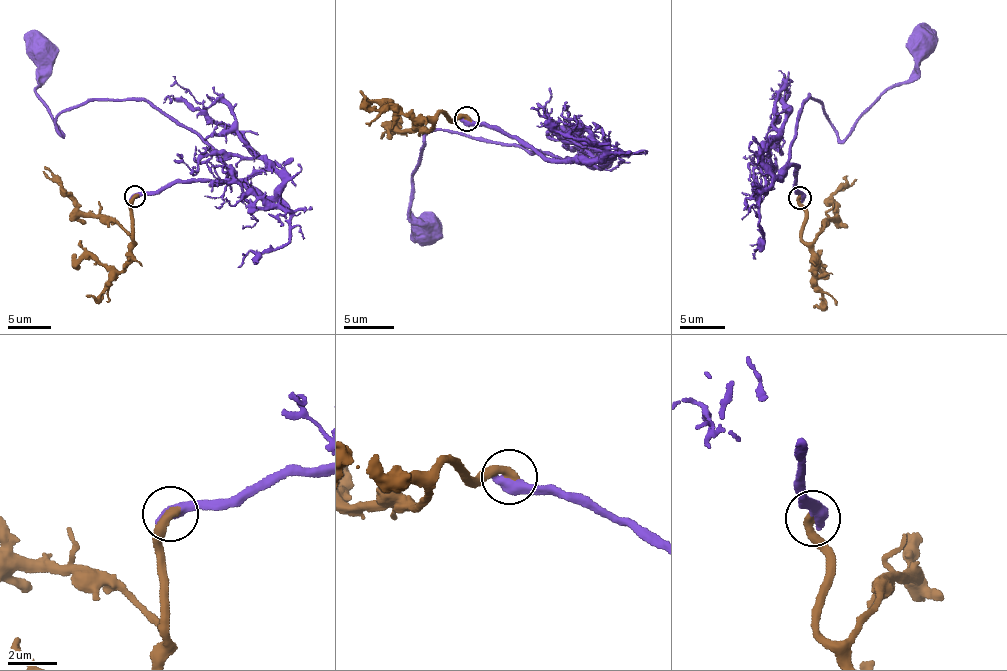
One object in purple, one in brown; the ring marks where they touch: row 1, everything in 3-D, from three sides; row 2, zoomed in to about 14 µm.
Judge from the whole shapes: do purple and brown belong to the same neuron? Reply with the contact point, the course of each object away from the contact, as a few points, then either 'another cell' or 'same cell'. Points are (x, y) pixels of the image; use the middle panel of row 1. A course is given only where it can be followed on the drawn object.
at (466, 119); purple runs (467, 119), (496, 125), (547, 158), (570, 158), (424, 133), (409, 210), (427, 222), (420, 235); brown runs (467, 119), (461, 116), (454, 120), (439, 112), (429, 130), (426, 128), (400, 133), (398, 120), (382, 138); same cell

